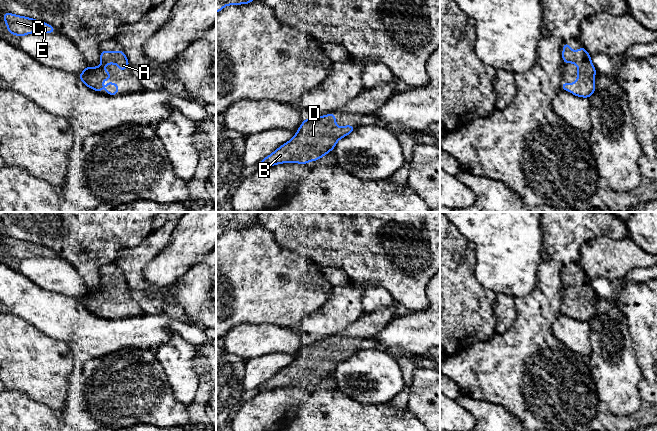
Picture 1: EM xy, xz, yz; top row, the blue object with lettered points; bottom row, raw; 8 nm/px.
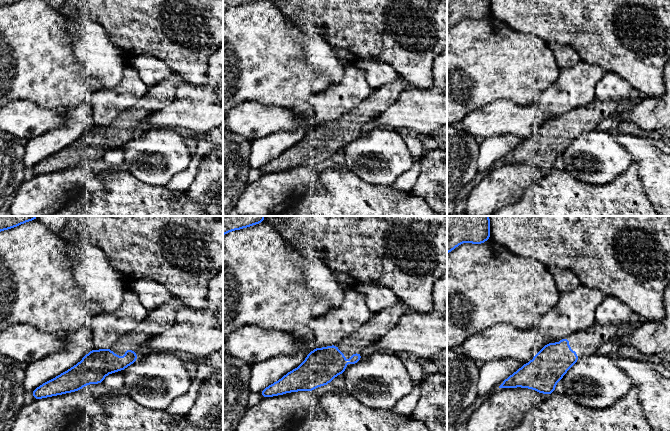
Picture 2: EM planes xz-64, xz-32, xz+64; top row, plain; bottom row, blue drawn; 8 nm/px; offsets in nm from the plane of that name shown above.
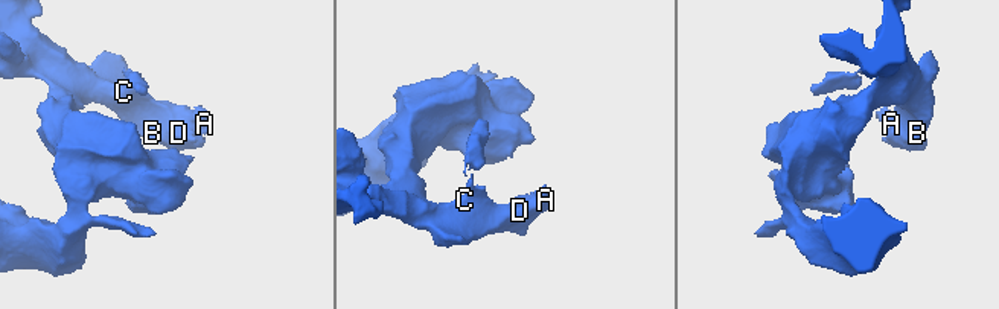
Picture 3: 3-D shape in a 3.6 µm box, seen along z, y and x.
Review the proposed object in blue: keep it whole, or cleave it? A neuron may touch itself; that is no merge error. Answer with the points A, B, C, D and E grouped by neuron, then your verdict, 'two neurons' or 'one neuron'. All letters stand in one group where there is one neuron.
A B C D E | one neuron

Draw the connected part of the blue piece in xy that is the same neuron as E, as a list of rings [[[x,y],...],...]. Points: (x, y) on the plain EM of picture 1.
[[[9,236],[4,237],[3,243],[4,246],[7,248],[7,255],[19,261],[37,256],[56,256],[56,253],[53,250],[45,246],[29,241],[18,240]]]

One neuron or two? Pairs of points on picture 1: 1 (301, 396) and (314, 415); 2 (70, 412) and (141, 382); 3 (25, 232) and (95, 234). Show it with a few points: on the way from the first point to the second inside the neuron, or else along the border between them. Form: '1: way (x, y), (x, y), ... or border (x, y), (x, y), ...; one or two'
1: border (311, 393), (293, 420); two
2: way (88, 399), (98, 399), (123, 388); one
3: way (42, 232), (78, 232); one

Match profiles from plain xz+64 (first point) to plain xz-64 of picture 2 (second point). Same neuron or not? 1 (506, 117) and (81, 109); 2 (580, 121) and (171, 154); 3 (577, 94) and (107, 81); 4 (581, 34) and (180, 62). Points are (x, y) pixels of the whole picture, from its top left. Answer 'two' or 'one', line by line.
1: two
2: two
3: two
4: one

